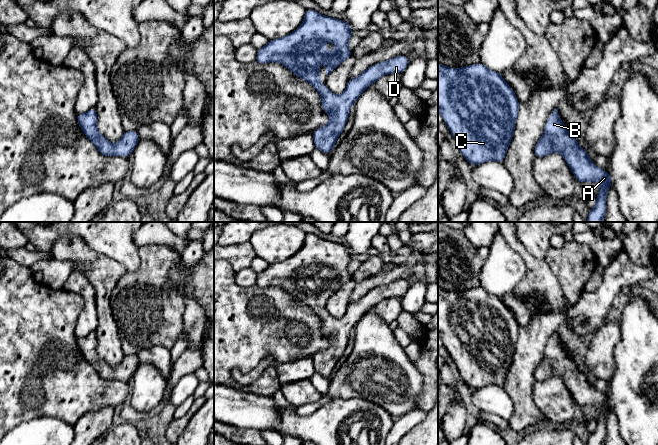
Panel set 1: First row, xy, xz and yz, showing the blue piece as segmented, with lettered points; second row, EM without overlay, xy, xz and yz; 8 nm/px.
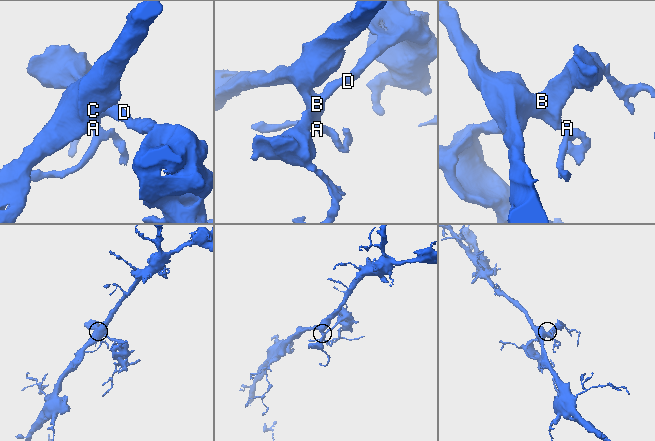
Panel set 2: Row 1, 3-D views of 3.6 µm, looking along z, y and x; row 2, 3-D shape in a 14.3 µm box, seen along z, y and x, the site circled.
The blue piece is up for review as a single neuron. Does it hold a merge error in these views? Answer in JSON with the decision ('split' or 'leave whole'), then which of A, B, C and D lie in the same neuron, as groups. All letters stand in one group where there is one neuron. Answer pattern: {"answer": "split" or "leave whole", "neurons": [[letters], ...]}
{"answer": "leave whole", "neurons": [["A", "B", "C", "D"]]}

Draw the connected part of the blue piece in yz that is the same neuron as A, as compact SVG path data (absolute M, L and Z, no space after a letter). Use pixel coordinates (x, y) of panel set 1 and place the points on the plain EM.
M558 332L547 343L543 359L535 369L534 376L536 381L555 376L562 378L579 408L599 406L600 415L596 420L596 429L590 434L587 445L604 445L607 417L612 409L610 398L605 393L596 391L587 375L578 369L560 343Z

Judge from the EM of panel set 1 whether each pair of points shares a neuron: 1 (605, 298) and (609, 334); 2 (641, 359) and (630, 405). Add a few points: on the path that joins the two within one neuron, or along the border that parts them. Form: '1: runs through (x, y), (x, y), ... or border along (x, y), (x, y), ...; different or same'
1: border along (603, 320), (596, 328); different
2: runs through (641, 370), (639, 376), (628, 388), (630, 394); same

